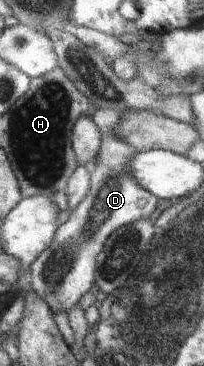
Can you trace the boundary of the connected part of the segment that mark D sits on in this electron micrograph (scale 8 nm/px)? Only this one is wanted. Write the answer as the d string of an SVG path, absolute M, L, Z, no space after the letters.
M97 109L93 122L102 132L102 143L96 161L90 170L90 185L82 201L71 210L69 219L60 224L53 242L30 264L32 292L50 306L52 314L67 312L81 296L95 289L96 258L103 250L107 237L116 229L139 219L147 219L157 208L157 197L145 190L132 177L129 164L139 152L114 129L120 124L125 109Z

